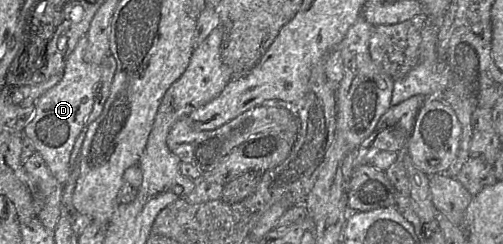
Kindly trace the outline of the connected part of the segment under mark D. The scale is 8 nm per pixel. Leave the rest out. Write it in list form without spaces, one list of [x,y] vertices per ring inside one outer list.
[[[87,36],[79,39],[65,61],[61,80],[36,101],[34,117],[23,130],[23,135],[28,136],[33,141],[36,152],[41,155],[52,175],[63,185],[70,176],[69,162],[74,143],[84,125],[85,119],[93,109],[95,87],[101,78],[101,66],[87,63],[84,60],[87,44]]]

